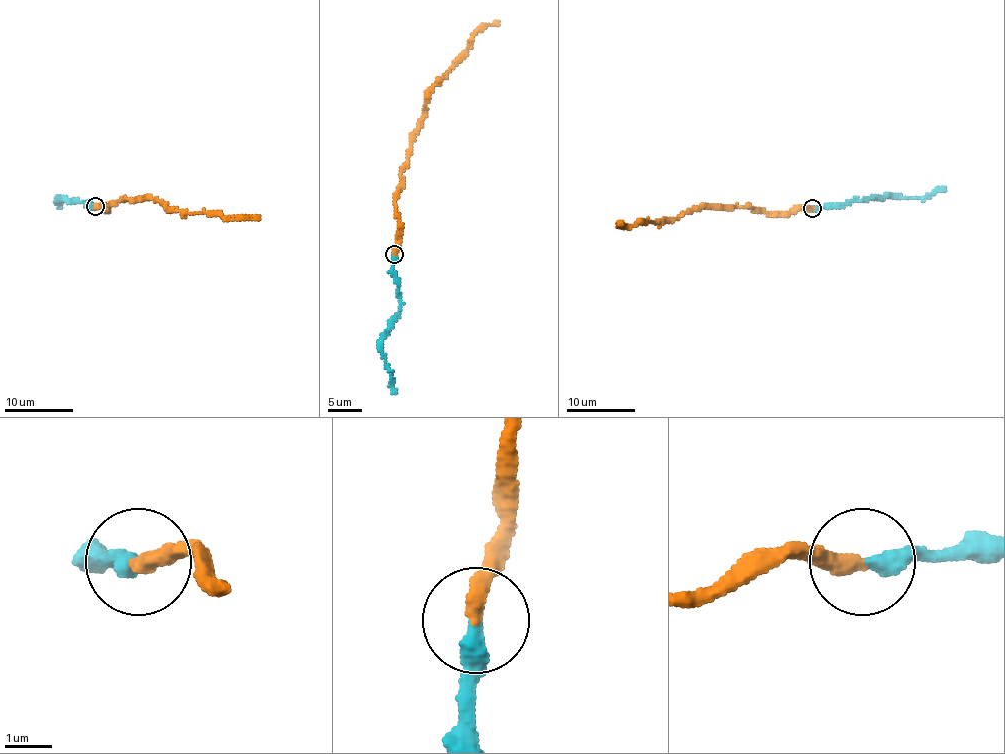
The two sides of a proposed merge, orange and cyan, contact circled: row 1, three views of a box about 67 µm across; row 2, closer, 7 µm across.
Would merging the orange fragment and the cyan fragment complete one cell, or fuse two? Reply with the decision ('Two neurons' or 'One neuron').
Two neurons

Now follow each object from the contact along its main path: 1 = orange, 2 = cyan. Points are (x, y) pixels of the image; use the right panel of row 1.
1: (812, 208), (795, 207), (787, 213), (700, 206), (657, 222), (620, 222)
2: (812, 208), (847, 205), (857, 200), (927, 197), (945, 188)

